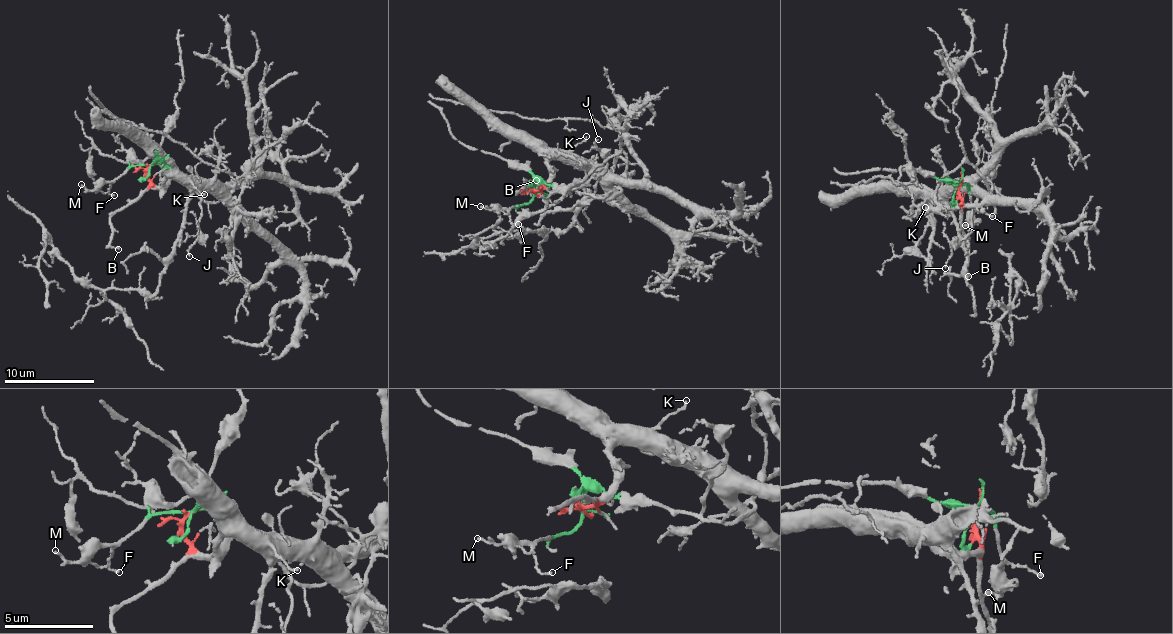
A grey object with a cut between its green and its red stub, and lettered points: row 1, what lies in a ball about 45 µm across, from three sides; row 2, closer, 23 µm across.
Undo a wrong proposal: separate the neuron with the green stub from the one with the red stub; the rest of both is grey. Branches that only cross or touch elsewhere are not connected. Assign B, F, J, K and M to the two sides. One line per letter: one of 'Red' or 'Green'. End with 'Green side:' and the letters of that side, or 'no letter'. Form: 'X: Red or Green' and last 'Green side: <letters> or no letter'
B: Red
F: Green
J: Green
K: Red
M: Green
Green side: F, J, M

